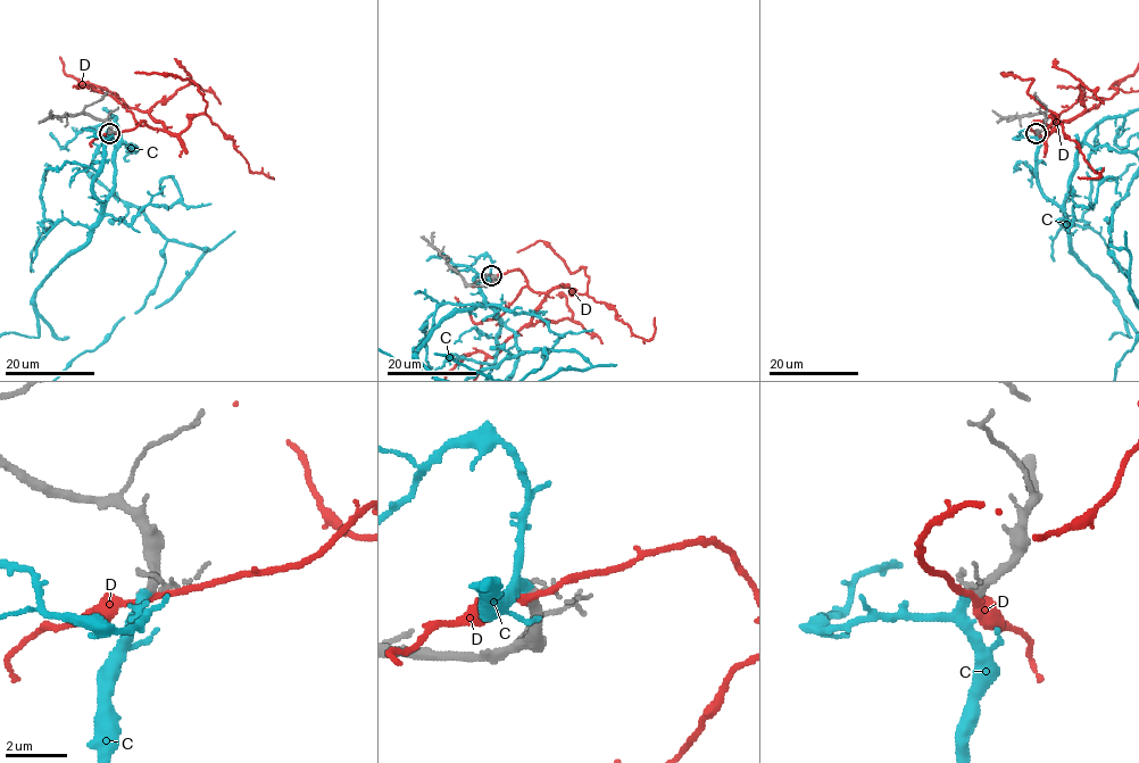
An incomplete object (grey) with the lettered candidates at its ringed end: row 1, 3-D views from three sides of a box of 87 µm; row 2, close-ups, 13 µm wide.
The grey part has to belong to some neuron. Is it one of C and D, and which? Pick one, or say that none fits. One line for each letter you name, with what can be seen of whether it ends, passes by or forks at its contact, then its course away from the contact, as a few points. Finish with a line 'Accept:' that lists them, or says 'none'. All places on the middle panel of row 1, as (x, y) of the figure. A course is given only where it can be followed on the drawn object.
C: It passes by
Accept: C

